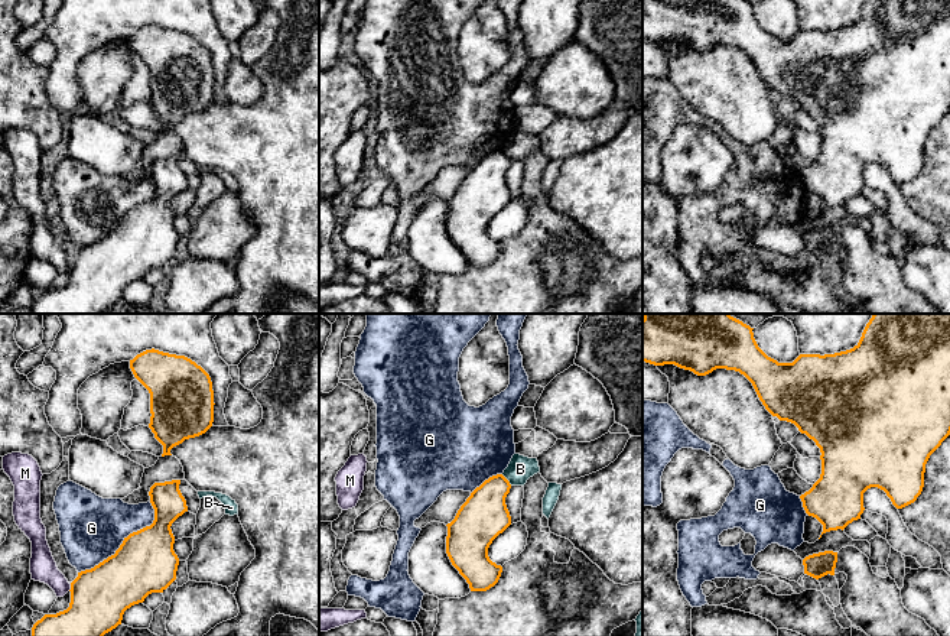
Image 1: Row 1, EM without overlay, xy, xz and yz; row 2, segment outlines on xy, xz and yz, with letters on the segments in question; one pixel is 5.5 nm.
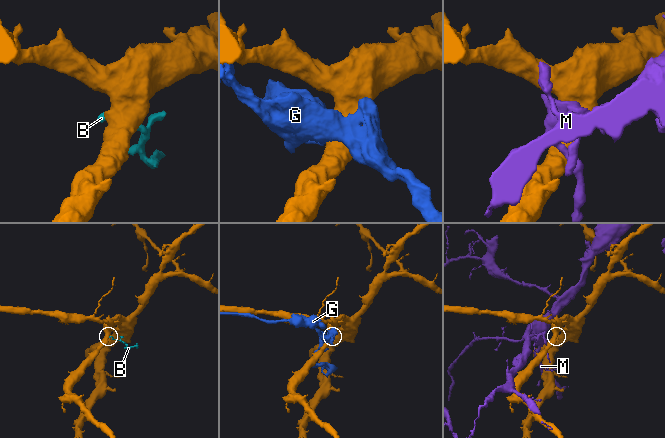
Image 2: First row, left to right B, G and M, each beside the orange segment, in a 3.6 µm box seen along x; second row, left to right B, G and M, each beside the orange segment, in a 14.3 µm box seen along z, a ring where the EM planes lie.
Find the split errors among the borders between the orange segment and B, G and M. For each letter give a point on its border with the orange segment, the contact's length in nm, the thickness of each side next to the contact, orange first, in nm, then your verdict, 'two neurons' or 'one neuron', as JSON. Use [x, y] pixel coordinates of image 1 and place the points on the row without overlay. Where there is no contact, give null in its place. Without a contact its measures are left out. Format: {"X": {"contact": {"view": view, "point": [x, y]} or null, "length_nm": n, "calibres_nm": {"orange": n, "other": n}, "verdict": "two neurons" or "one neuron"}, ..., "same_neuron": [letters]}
{"B": {"contact": {"view": "xz", "point": [507, 156]}, "length_nm": 90, "calibres_nm": {"orange": 260, "other": 140}, "verdict": "two neurons"}, "G": {"contact": {"view": "xy", "point": [124, 216]}, "length_nm": 550, "calibres_nm": {"orange": 340, "other": 360}, "verdict": "two neurons"}, "M": {"contact": {"view": "xy", "point": [71, 263]}, "length_nm": 40, "calibres_nm": {"orange": 320, "other": 150}, "verdict": "two neurons"}, "same_neuron": []}

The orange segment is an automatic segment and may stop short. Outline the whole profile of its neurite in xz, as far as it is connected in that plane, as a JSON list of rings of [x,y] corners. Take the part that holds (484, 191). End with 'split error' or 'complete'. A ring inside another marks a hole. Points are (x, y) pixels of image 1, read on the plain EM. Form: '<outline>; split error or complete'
[[[497,150],[476,163],[448,199],[446,230],[452,241],[469,260],[471,267],[494,263],[502,243],[492,238],[488,224],[511,201],[505,181],[511,160]]]; complete

